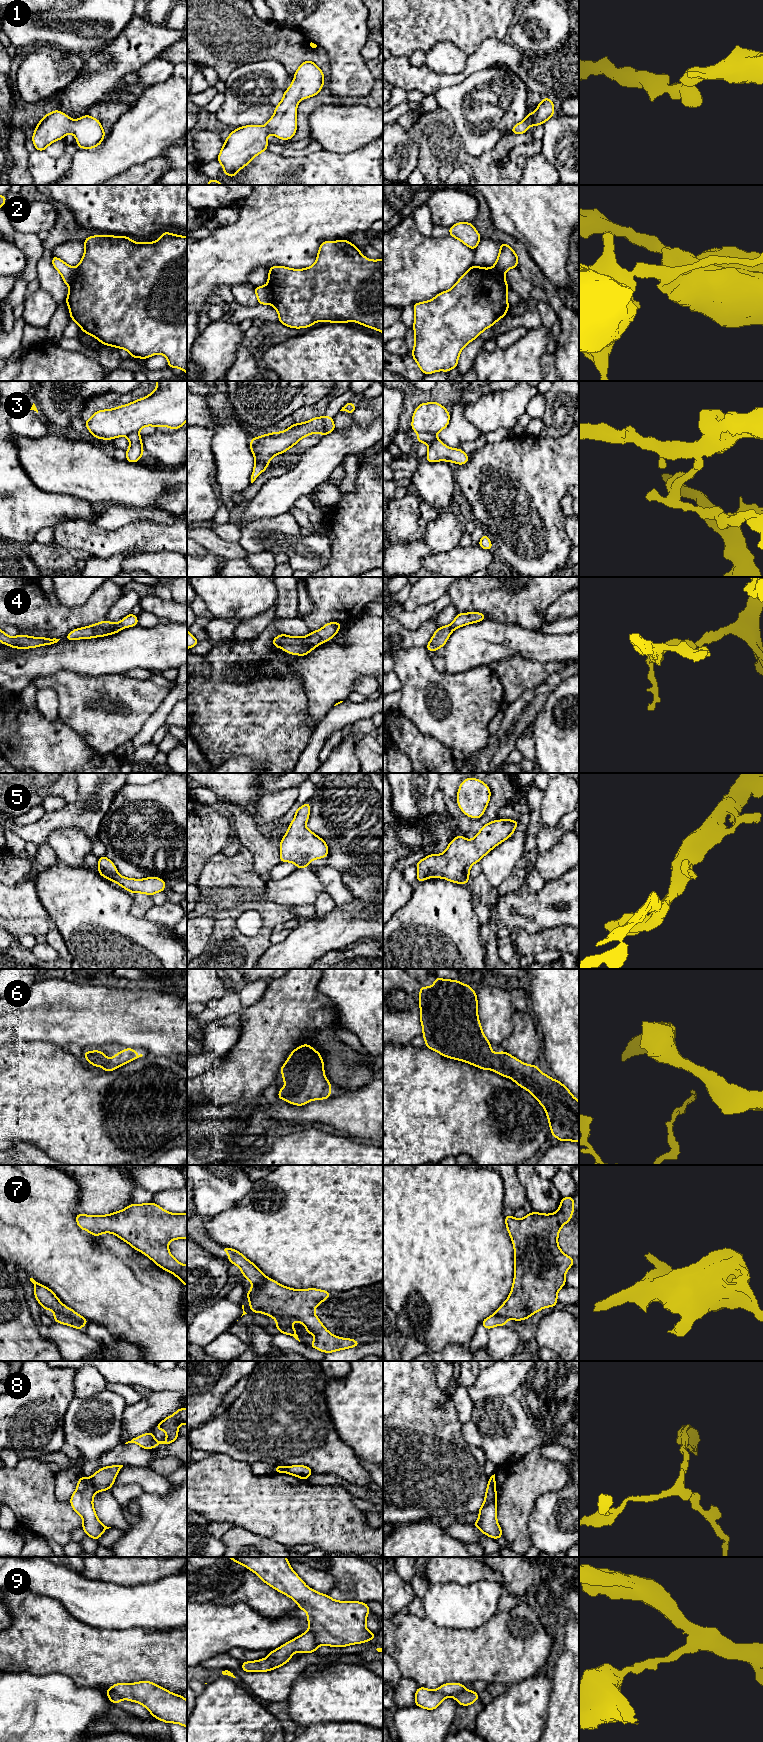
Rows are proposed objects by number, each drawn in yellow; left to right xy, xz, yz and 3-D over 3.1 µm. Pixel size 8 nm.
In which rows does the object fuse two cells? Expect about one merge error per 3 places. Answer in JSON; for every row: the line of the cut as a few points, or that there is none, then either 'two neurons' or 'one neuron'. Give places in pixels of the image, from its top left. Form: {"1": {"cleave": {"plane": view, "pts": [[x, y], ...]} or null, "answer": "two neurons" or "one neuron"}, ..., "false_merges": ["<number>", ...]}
{"1": {"cleave": null, "answer": "one neuron"}, "2": {"cleave": {"plane": "xy", "pts": [[76, 268], [74, 279], [68, 285]]}, "answer": "two neurons"}, "3": {"cleave": {"plane": "yz", "pts": [[418, 432], [427, 432], [435, 435]]}, "answer": "two neurons"}, "4": {"cleave": null, "answer": "one neuron"}, "5": {"cleave": null, "answer": "one neuron"}, "6": {"cleave": null, "answer": "one neuron"}, "7": {"cleave": {"plane": "xy", "pts": [[54, 1311], [67, 1314], [84, 1324]]}, "answer": "two neurons"}, "8": {"cleave": {"plane": "xy", "pts": [[88, 1478], [96, 1491]]}, "answer": "two neurons"}, "9": {"cleave": {"plane": "xz", "pts": [[308, 1630], [319, 1645]]}, "answer": "two neurons"}, "false_merges": ["2", "3", "7", "8", "9"]}

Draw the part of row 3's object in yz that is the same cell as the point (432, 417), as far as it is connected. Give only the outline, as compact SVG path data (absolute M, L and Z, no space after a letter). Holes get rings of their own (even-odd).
M435 401L421 403L413 413L411 429L436 435L448 426L449 420L450 413L441 404Z

